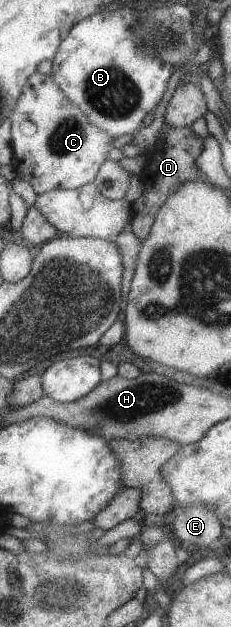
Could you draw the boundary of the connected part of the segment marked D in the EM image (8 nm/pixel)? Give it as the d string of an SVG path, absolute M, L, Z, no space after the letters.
M162 124L164 138L157 140L154 151L147 155L147 161L139 174L142 185L142 194L132 202L132 233L140 240L146 239L152 229L153 219L157 215L158 208L165 203L165 199L174 193L186 180L206 180L204 172L201 172L195 164L195 159L201 154L204 147L203 139L194 134L190 128L173 128Z

